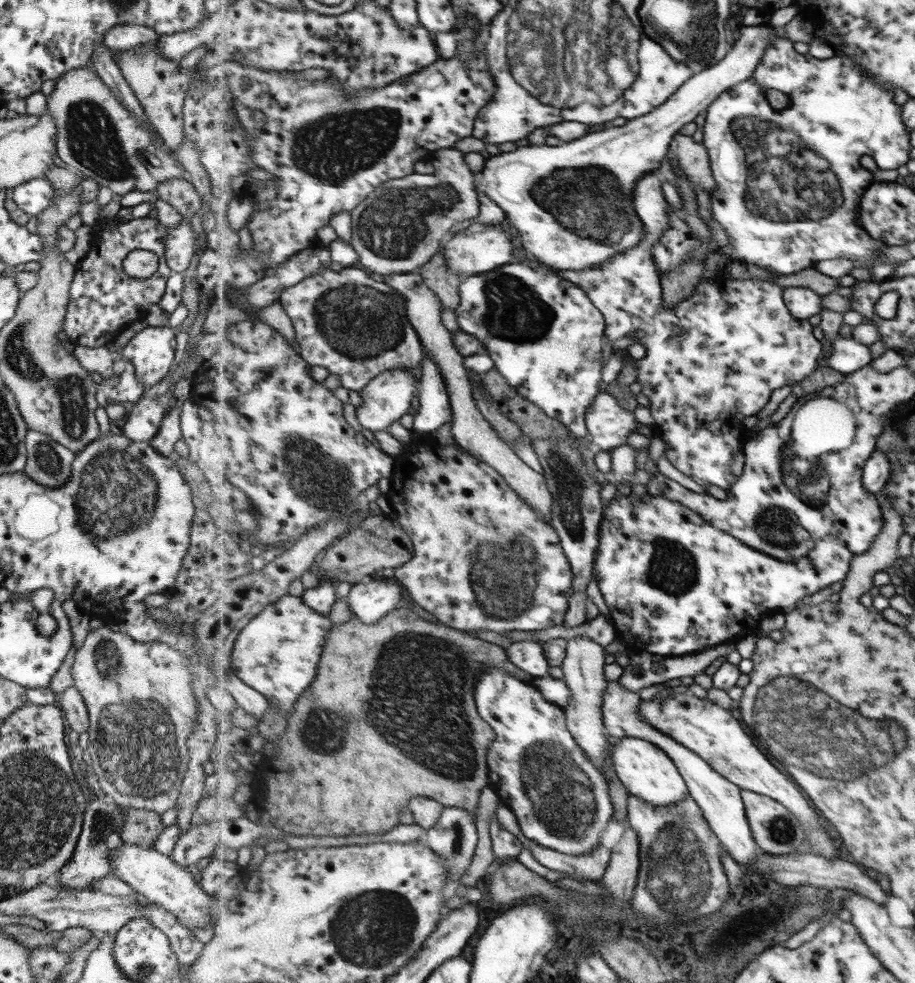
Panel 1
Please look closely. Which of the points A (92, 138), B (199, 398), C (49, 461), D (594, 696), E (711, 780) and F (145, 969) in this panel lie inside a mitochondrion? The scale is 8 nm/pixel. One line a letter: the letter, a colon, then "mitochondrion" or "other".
A: mitochondrion
B: other
C: mitochondrion
D: other
E: other
F: mitochondrion

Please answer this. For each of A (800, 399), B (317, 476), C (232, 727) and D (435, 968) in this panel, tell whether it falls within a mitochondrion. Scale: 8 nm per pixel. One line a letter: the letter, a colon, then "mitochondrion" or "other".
A: other
B: mitochondrion
C: other
D: other

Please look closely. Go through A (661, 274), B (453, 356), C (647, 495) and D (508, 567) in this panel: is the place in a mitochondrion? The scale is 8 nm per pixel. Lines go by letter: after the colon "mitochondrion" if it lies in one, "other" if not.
A: other
B: other
C: other
D: mitochondrion

